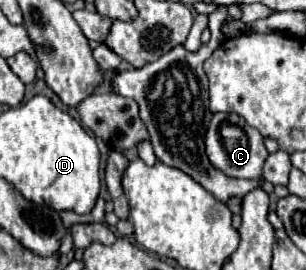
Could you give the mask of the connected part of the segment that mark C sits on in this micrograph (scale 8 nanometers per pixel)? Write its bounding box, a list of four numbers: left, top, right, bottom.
[206,114,268,178]

